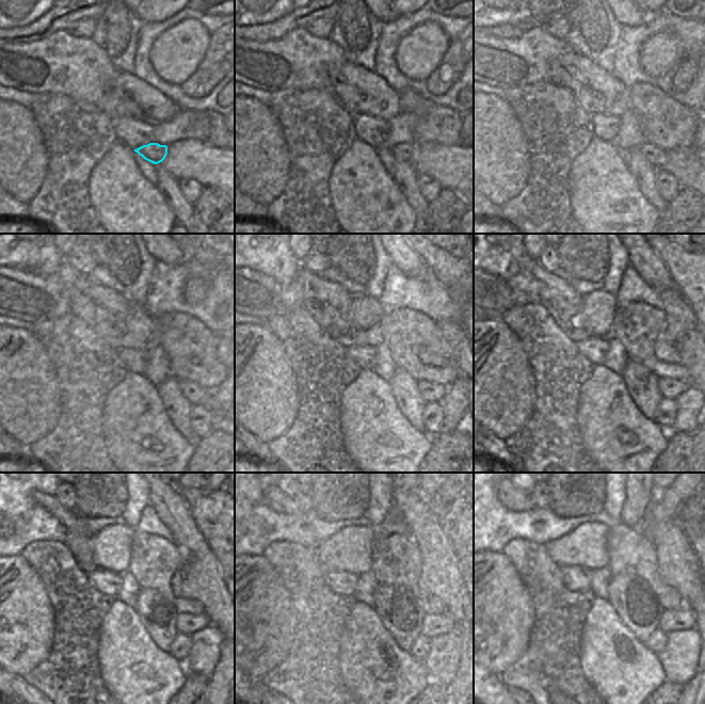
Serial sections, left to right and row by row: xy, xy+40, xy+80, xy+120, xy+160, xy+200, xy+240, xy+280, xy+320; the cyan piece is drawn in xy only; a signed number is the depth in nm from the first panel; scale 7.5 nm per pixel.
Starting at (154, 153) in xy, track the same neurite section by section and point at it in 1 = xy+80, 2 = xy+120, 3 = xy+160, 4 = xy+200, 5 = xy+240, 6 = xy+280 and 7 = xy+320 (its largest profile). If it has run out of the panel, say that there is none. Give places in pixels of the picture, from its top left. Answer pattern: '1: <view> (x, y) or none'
1: xy+80 (654, 155)
2: xy+120 (194, 394)
3: xy+160 (431, 393)
4: xy+200 (669, 388)
5: xy+240 (188, 624)
6: xy+280 (432, 625)
7: xy+320 (683, 619)

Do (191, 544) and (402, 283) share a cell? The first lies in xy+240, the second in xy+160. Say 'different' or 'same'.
different

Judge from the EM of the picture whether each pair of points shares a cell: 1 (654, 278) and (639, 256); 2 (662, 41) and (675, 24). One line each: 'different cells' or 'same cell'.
1: same cell
2: different cells

